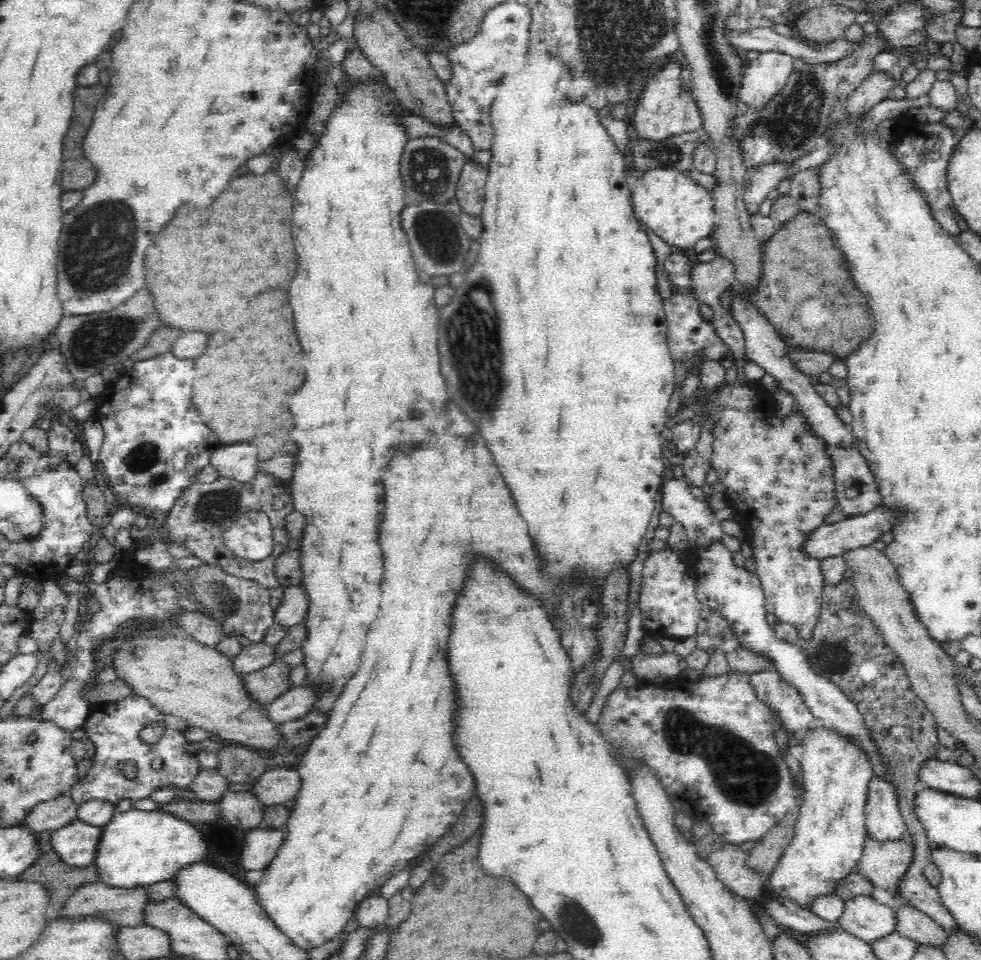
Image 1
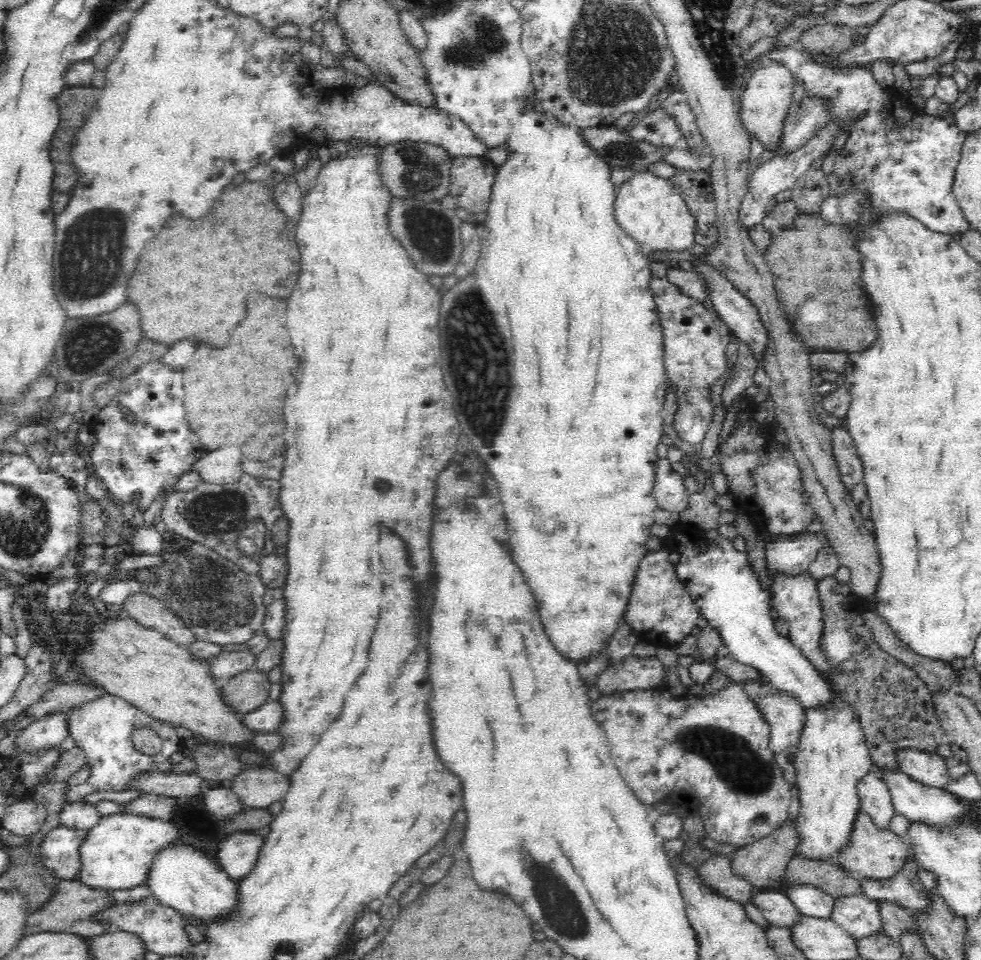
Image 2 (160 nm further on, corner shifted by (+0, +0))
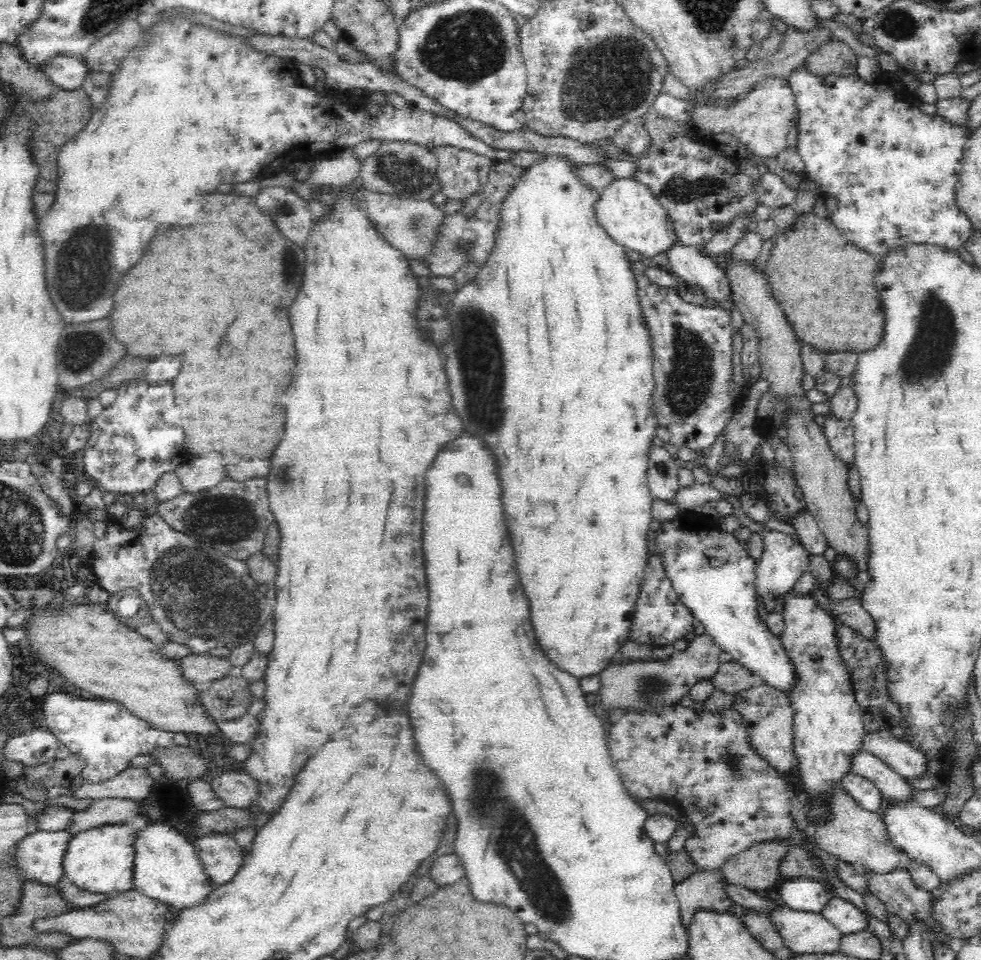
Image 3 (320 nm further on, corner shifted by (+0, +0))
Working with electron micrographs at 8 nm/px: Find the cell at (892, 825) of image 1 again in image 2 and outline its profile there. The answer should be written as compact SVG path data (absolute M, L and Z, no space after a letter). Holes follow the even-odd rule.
M871 772L858 782L858 793L861 810L870 816L876 828L888 831L890 819L897 814L889 785L879 774Z

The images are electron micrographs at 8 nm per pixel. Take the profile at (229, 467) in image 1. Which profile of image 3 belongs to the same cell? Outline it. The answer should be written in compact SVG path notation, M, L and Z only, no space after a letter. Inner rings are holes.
M210 452L204 458L190 456L175 473L180 477L180 483L184 485L184 491L195 493L212 488L227 477L226 466L222 462L224 456L220 452Z

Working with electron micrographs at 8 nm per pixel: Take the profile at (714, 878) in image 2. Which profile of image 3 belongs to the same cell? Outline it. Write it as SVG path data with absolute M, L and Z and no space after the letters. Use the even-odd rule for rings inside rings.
M699 869L675 883L675 894L682 913L682 925L686 928L696 908L726 912L735 902L727 892L726 879L719 869Z

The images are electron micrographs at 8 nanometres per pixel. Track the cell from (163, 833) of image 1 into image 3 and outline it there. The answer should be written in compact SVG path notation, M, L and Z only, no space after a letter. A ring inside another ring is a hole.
M106 824L77 832L66 848L64 876L78 888L94 894L122 894L132 890L136 866L136 838L142 826Z

